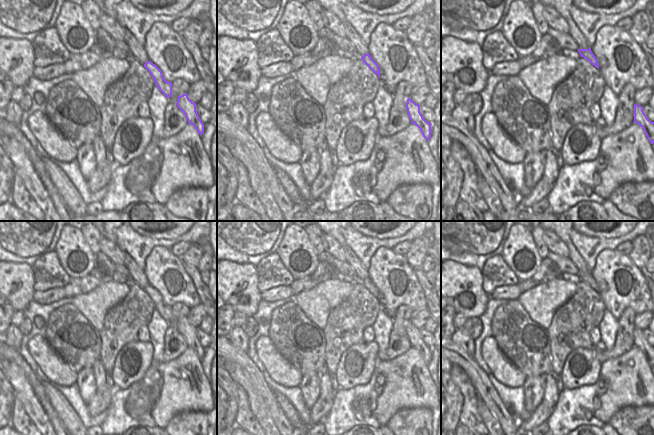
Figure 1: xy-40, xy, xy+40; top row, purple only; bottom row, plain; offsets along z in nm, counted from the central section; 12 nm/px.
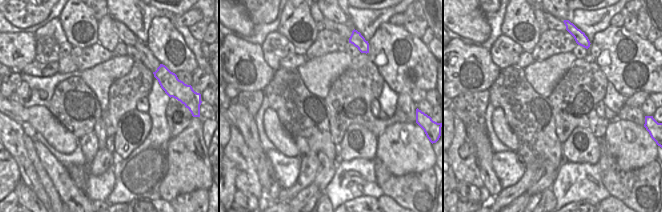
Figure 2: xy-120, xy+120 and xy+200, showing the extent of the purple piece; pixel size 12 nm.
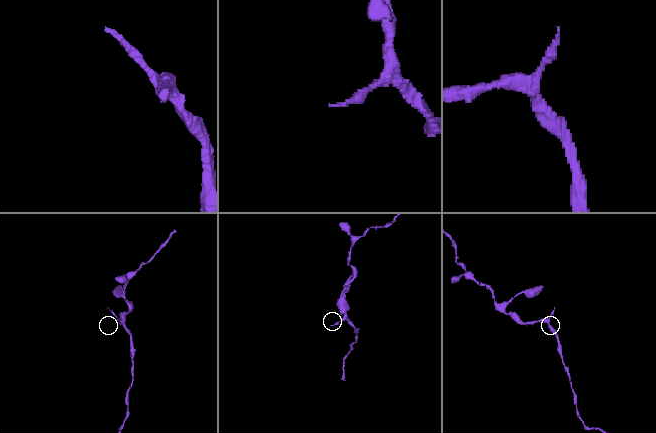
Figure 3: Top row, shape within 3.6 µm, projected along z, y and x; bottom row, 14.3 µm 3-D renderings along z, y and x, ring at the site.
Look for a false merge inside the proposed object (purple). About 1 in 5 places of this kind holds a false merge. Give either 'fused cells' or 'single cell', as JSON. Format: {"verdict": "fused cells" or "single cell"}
{"verdict": "single cell"}

